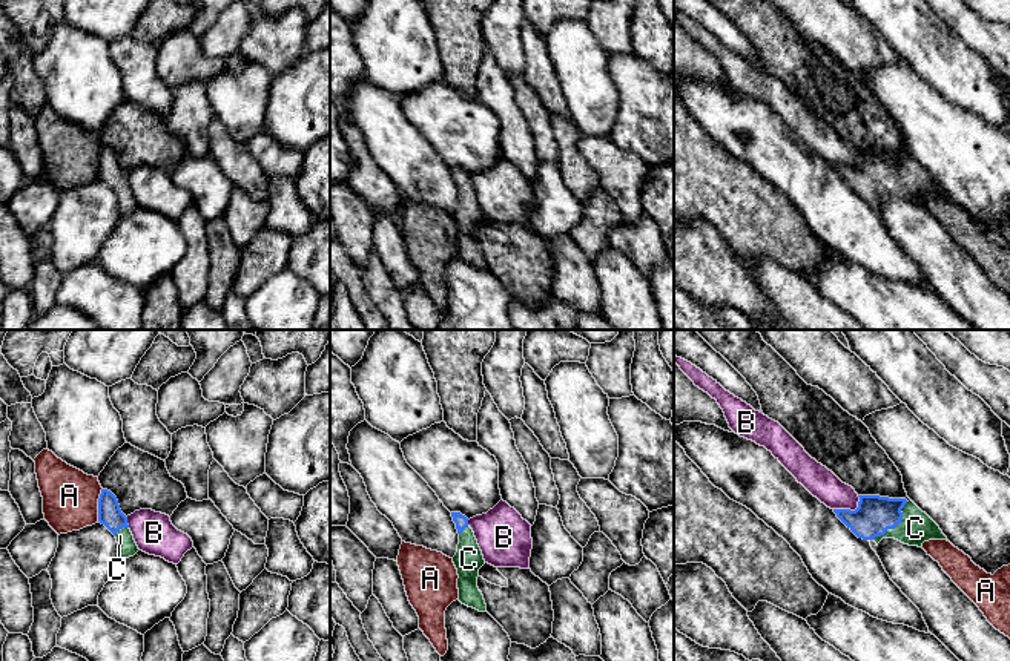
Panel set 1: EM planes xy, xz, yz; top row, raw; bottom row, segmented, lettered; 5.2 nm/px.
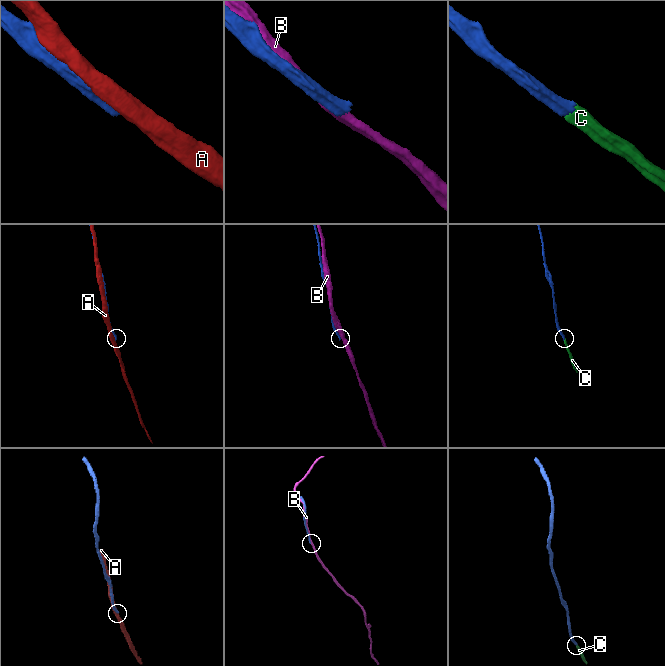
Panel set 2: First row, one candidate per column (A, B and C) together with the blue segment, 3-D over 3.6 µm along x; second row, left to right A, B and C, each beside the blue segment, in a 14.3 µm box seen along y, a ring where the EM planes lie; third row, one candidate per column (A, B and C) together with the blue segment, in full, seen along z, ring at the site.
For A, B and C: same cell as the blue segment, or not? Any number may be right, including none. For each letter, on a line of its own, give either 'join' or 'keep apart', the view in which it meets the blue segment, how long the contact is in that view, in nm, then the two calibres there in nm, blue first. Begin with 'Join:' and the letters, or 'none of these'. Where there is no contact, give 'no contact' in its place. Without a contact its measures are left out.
Join: C
A: keep apart; contact in xy; length 180 nm; calibres 130 and 280 nm
B: keep apart; contact in yz; length 160 nm; calibres 200 and 160 nm
C: join; contact in yz; length 280 nm; calibres 200 and 170 nm

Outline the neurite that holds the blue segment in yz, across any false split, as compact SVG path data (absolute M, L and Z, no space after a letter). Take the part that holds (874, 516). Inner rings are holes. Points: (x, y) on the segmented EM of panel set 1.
M858 495L858 508L833 509L837 517L863 540L878 543L895 538L923 548L929 540L947 540L939 526L912 500L880 495Z

